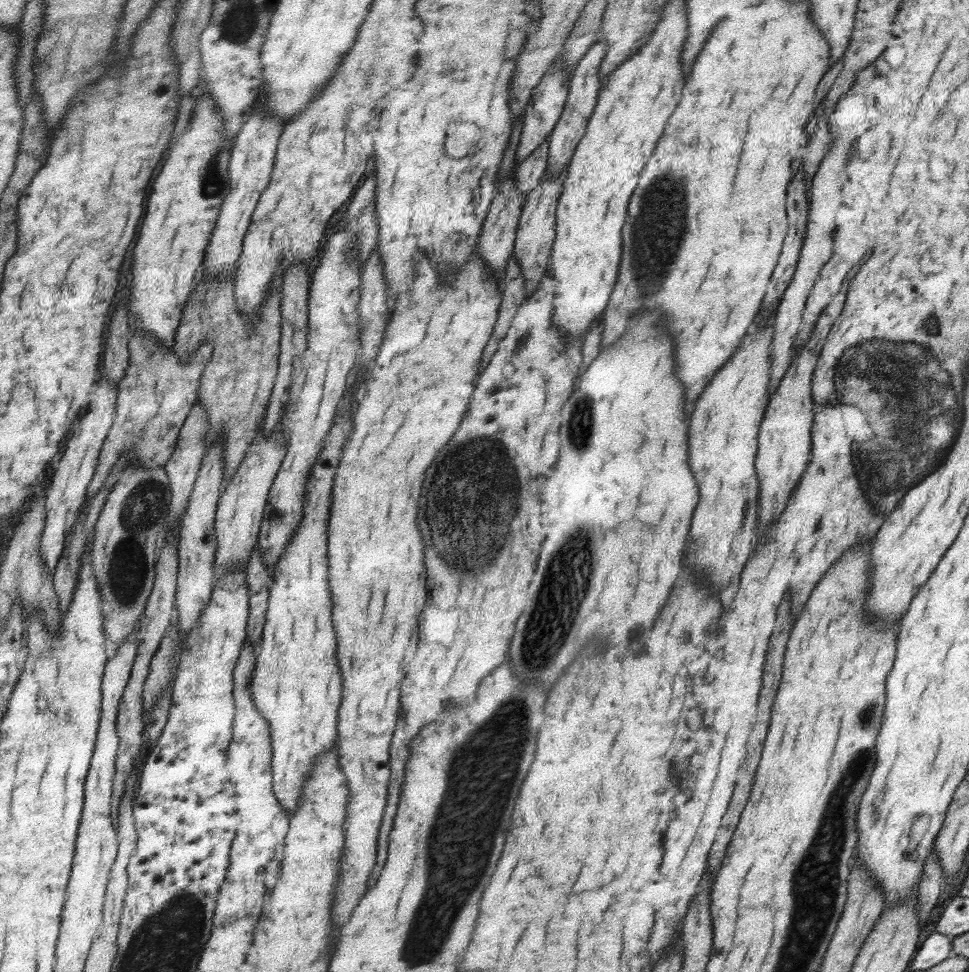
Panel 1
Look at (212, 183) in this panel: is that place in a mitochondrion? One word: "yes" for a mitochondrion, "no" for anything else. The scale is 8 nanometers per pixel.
yes

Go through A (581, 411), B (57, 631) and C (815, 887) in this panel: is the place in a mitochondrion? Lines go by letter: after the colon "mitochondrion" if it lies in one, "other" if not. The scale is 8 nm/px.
A: mitochondrion
B: other
C: mitochondrion

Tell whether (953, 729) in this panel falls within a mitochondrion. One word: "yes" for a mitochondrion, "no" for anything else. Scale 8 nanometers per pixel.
no

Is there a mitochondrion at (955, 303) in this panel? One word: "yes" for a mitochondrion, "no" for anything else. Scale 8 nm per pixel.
no

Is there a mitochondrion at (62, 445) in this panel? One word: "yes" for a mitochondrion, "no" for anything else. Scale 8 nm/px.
no

